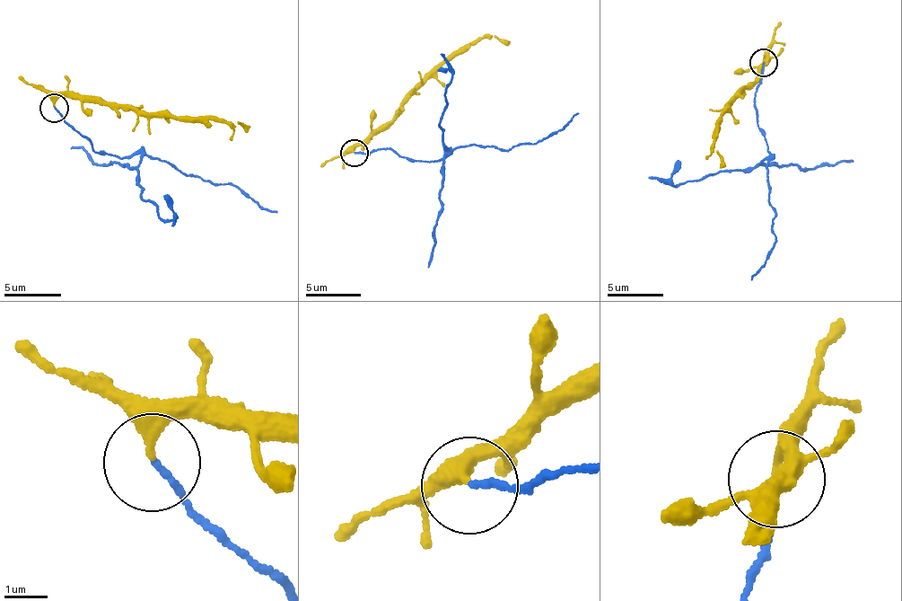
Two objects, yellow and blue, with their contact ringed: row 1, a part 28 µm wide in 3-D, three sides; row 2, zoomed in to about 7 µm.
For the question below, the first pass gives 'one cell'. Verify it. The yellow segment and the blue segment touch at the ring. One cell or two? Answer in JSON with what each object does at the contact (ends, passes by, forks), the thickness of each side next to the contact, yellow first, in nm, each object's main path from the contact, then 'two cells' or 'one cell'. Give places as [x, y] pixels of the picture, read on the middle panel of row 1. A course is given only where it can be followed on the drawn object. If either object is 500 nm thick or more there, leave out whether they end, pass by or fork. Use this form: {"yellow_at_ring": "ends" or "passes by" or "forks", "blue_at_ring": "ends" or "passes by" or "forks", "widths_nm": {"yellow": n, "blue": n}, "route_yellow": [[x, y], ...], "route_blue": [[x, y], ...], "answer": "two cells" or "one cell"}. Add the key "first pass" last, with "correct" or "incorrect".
{"yellow_at_ring": "ends", "blue_at_ring": "ends", "widths_nm": {"yellow": 320, "blue": 140}, "route_yellow": [[354, 154], [355, 146], [365, 145], [442, 65], [473, 41], [491, 37], [511, 41]], "route_blue": [[354, 154], [389, 148], [408, 159], [433, 161], [448, 158], [458, 147], [494, 149], [539, 141], [579, 112]], "answer": "two cells", "first pass": "incorrect"}

